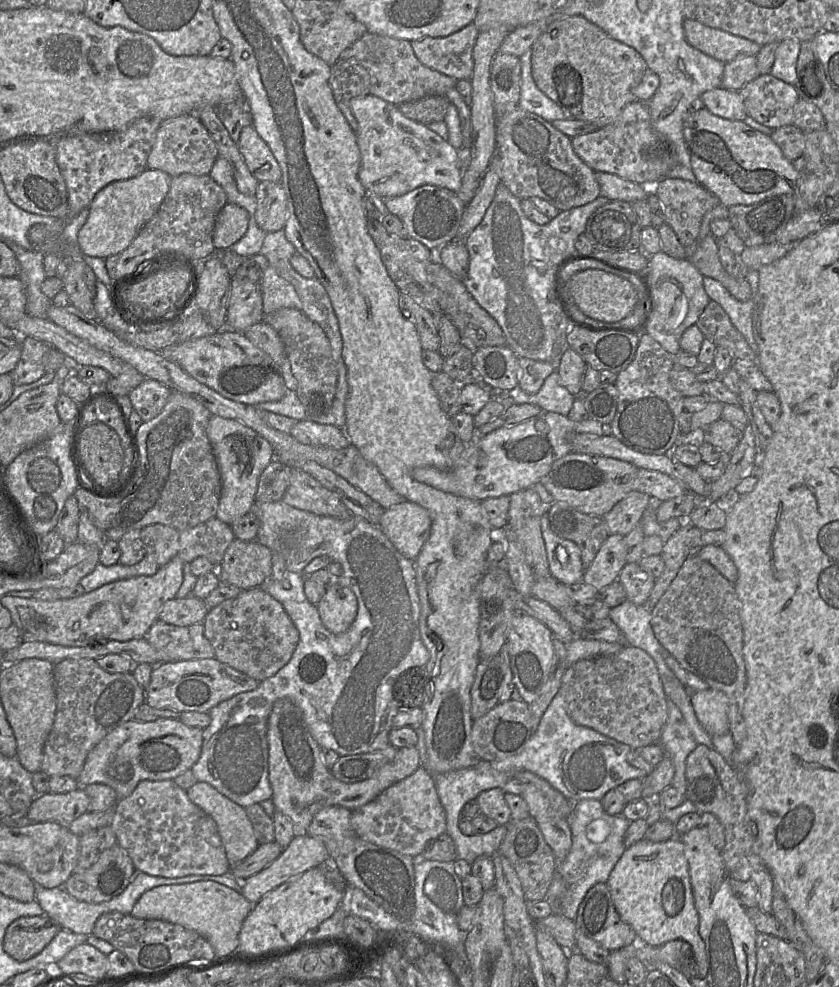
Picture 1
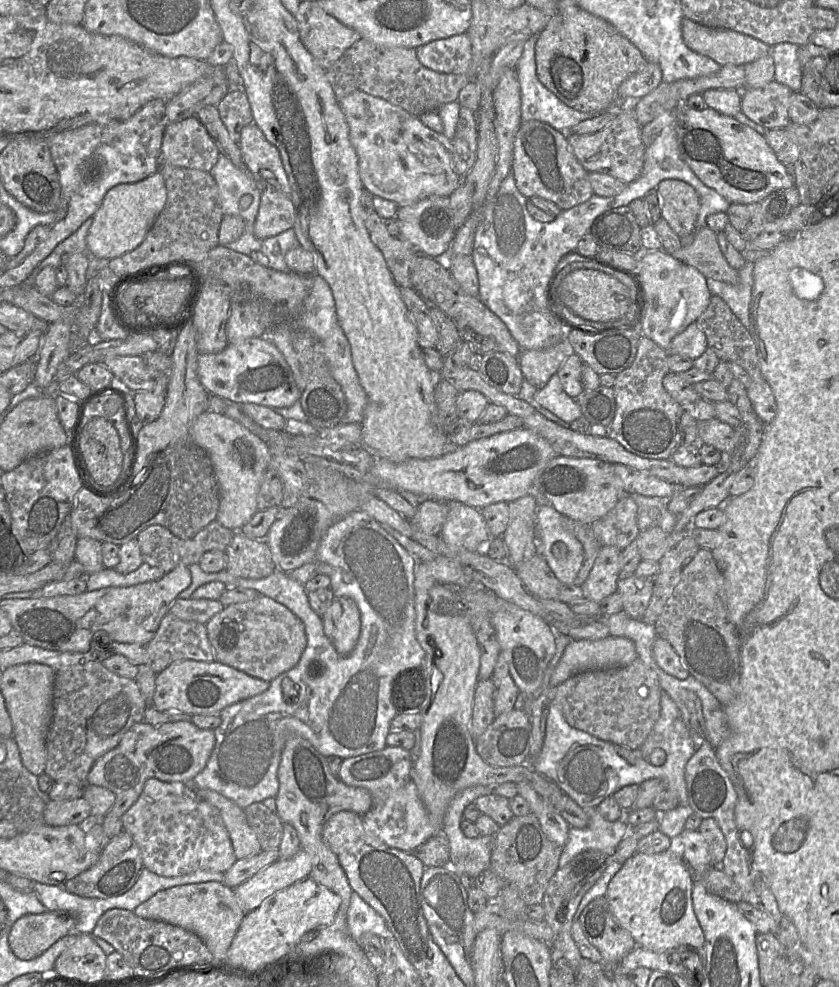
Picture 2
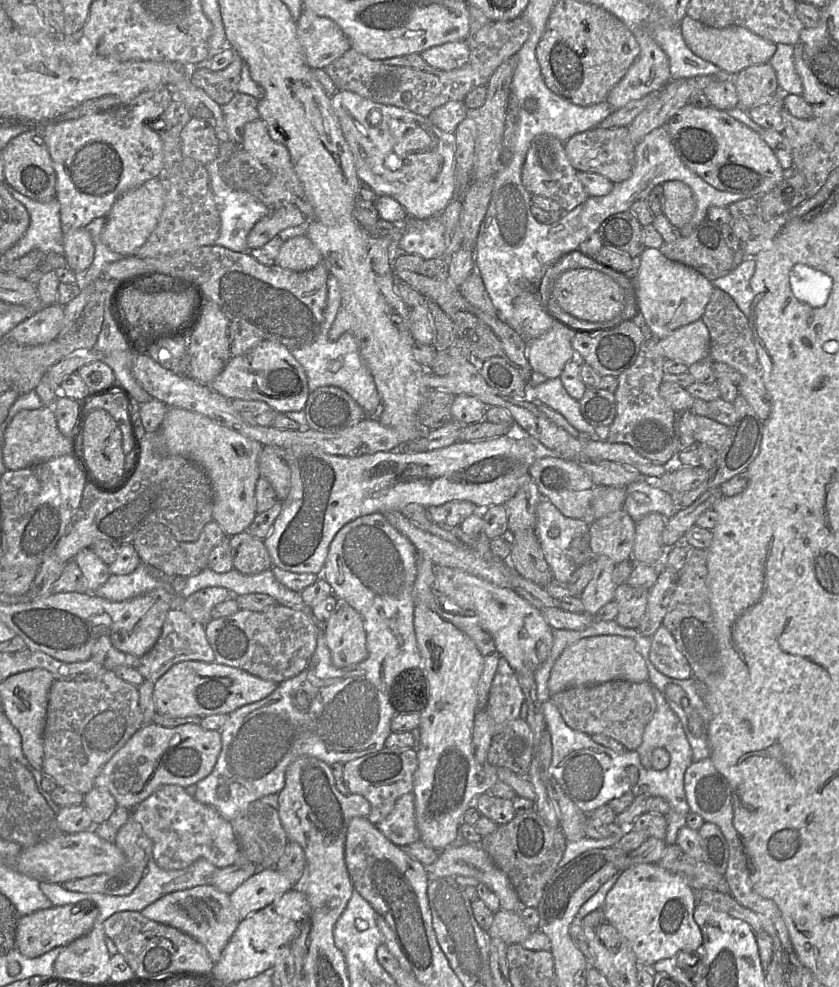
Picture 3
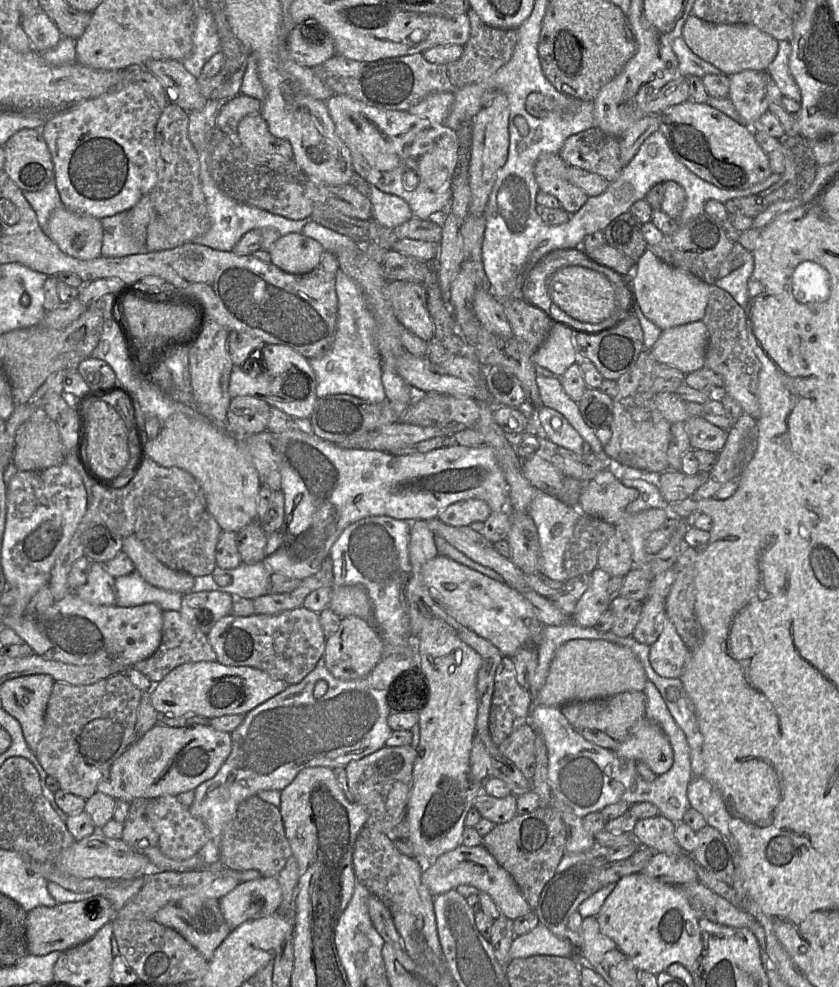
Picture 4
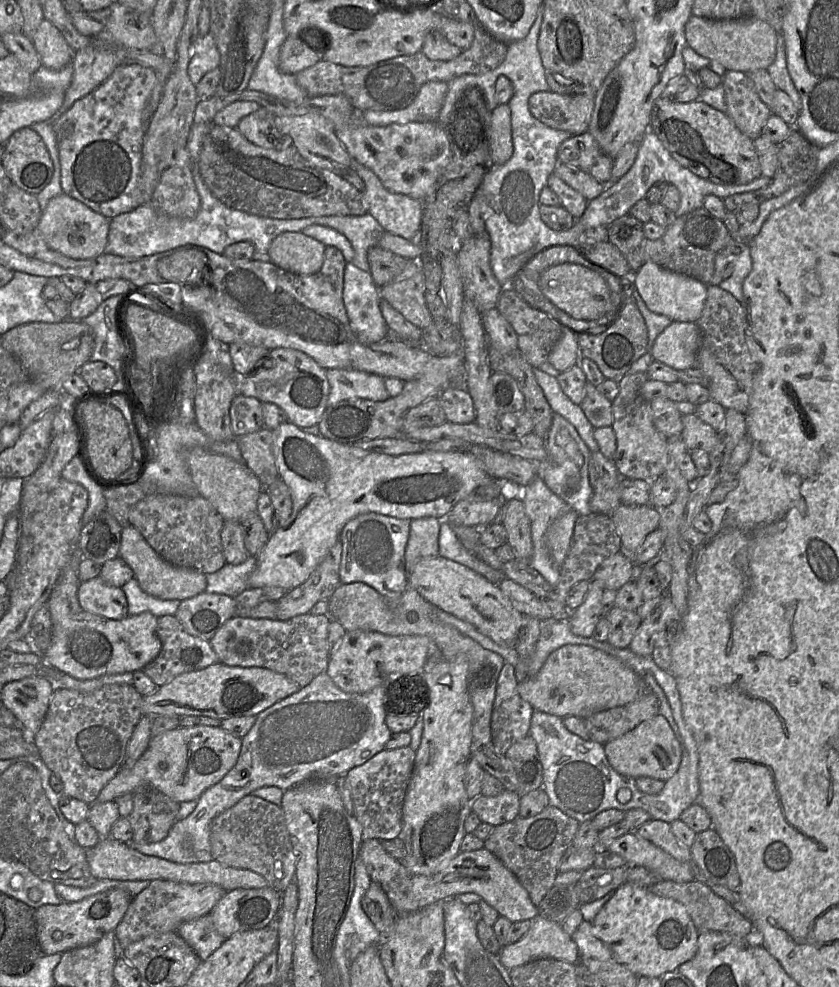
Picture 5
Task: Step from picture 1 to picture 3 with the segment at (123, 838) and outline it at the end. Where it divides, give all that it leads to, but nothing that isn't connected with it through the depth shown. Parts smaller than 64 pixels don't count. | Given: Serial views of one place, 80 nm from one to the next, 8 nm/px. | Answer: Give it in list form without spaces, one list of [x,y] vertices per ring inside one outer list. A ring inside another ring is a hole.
[[[182,786],[159,787],[131,810],[130,815],[153,841],[152,858],[161,869],[183,869],[200,858],[221,869],[233,865],[237,858],[238,842],[231,823],[214,807],[190,796]]]

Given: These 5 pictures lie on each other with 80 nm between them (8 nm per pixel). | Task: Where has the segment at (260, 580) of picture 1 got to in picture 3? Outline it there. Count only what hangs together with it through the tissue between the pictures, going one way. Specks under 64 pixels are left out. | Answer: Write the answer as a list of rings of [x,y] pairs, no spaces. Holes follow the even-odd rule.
[[[248,530],[229,537],[229,541],[233,569],[246,575],[256,575],[273,567],[264,541]]]

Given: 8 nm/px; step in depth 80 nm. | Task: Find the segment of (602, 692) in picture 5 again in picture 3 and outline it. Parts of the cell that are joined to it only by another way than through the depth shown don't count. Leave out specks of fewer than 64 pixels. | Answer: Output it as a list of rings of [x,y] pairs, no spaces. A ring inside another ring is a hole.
[[[593,636],[566,647],[555,661],[548,680],[550,694],[570,687],[601,684],[611,680],[648,681],[648,670],[636,642],[629,637]]]

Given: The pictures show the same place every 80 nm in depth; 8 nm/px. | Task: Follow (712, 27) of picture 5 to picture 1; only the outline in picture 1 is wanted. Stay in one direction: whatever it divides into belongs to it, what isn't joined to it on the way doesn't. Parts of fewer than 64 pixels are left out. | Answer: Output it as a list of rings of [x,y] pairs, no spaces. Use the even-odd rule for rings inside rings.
[[[696,20],[683,21],[686,41],[695,49],[728,63],[737,56],[757,56],[761,46],[741,36],[706,26]]]

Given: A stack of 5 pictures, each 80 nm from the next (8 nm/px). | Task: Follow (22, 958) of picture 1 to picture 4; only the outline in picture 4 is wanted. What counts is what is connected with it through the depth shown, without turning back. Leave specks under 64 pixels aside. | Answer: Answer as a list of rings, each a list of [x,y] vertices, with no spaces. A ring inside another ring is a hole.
[[[94,896],[79,902],[58,904],[54,907],[39,906],[28,912],[26,939],[28,953],[45,956],[51,952],[64,952],[91,938],[107,923],[116,918],[110,901],[102,896]]]

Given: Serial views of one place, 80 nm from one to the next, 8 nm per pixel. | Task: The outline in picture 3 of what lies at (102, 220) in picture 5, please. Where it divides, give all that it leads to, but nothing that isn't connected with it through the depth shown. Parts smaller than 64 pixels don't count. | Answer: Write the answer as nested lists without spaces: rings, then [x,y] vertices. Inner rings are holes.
[[[85,228],[64,233],[62,253],[67,267],[76,275],[83,275],[94,259],[95,245],[91,234]]]

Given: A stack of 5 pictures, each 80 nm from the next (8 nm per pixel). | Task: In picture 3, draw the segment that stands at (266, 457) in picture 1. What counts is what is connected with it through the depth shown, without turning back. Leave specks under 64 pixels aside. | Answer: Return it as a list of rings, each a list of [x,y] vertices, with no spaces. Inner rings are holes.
[[[169,407],[160,427],[160,433],[170,454],[190,459],[206,472],[214,493],[212,517],[225,534],[231,537],[248,530],[257,515],[255,492],[258,479],[260,478],[258,459],[263,445],[258,441],[220,425],[203,414],[179,407]]]

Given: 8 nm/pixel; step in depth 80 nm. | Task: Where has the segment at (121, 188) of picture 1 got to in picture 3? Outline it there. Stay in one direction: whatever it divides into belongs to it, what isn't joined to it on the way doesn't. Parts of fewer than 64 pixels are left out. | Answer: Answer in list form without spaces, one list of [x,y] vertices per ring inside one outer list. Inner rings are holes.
[[[158,177],[121,195],[105,216],[102,242],[122,256],[130,256],[139,249],[156,228],[164,208],[165,192]]]

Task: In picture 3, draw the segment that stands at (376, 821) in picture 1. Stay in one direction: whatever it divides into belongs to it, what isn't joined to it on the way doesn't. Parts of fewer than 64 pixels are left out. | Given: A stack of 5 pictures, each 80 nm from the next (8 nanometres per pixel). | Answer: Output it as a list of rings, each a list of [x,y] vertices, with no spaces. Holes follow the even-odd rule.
[[[409,792],[398,798],[390,814],[376,824],[376,827],[389,841],[399,847],[419,841],[413,793]]]

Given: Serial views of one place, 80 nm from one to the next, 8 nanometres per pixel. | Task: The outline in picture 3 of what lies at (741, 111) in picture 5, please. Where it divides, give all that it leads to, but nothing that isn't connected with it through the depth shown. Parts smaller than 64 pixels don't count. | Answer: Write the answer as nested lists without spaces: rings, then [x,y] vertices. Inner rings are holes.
[[[769,62],[749,66],[733,77],[739,104],[745,110],[767,103],[778,92],[775,70]]]

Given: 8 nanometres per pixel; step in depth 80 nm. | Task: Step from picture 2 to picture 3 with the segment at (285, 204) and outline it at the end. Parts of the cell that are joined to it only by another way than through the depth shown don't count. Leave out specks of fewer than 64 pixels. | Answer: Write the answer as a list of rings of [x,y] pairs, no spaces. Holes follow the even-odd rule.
[[[288,203],[260,219],[247,236],[249,250],[263,247],[282,230],[301,225],[305,217],[301,211],[292,203]]]

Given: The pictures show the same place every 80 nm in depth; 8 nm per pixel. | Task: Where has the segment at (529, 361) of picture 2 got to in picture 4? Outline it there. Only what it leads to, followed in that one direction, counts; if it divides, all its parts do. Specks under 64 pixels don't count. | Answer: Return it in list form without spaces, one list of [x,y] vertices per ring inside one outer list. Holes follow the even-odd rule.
[[[554,324],[544,343],[532,355],[532,361],[557,376],[563,375],[573,364],[578,363],[574,335],[562,324]]]

